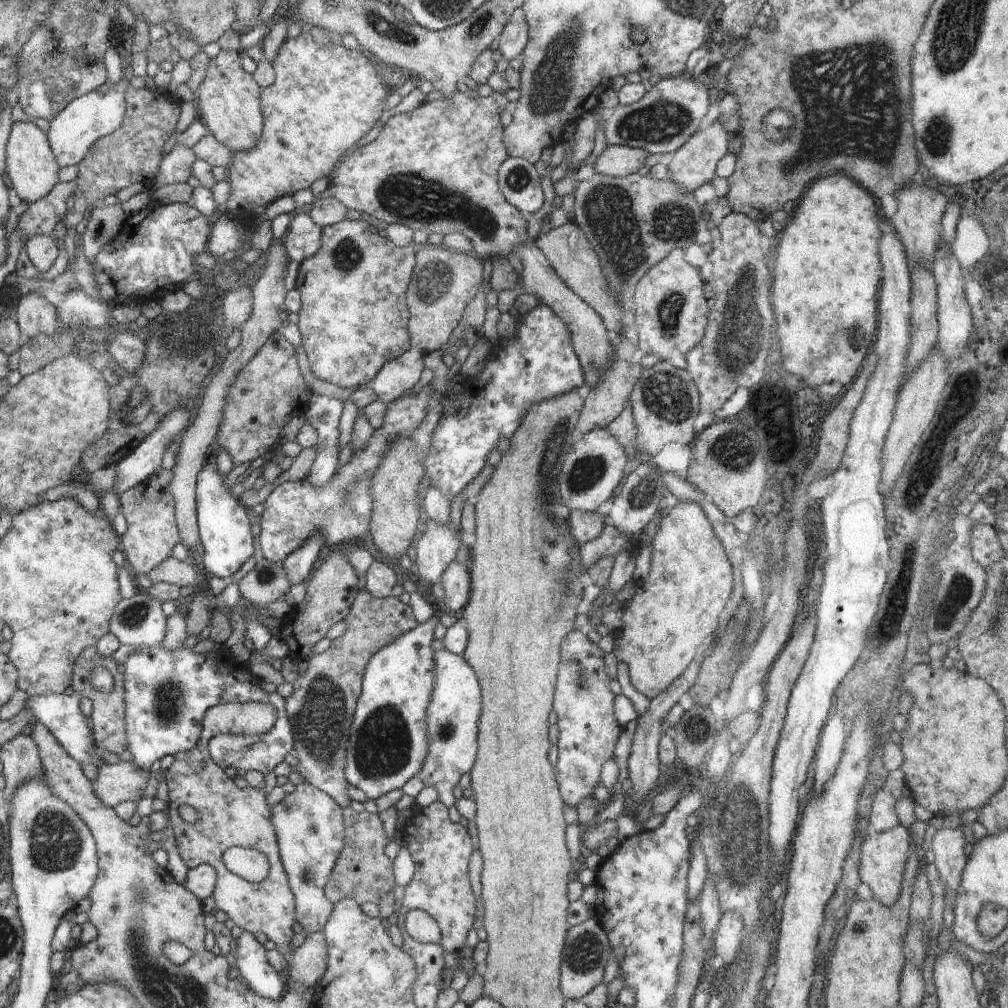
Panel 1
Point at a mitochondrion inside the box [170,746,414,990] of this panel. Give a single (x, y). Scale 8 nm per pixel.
(308, 872)

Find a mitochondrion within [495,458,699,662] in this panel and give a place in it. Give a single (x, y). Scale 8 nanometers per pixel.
(643, 494)

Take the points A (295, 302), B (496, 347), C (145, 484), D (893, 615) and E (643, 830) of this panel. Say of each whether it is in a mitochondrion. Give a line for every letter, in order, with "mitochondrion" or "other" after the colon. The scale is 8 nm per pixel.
A: other
B: other
C: other
D: other
E: other

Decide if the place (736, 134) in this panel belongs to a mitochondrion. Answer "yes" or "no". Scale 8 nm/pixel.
no

